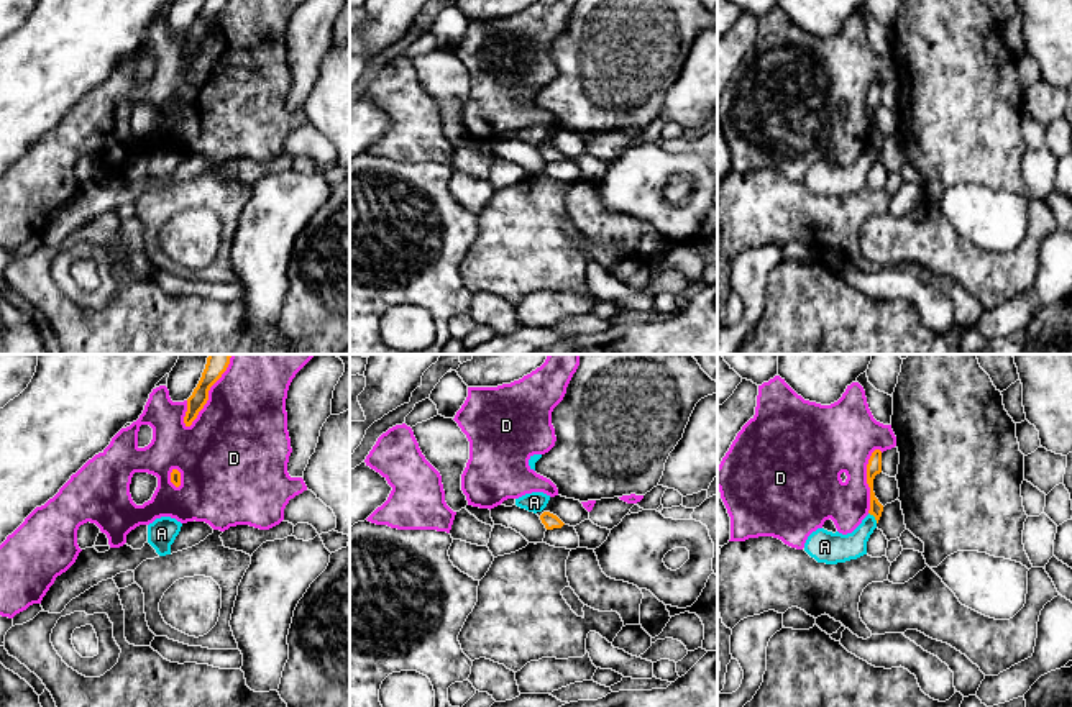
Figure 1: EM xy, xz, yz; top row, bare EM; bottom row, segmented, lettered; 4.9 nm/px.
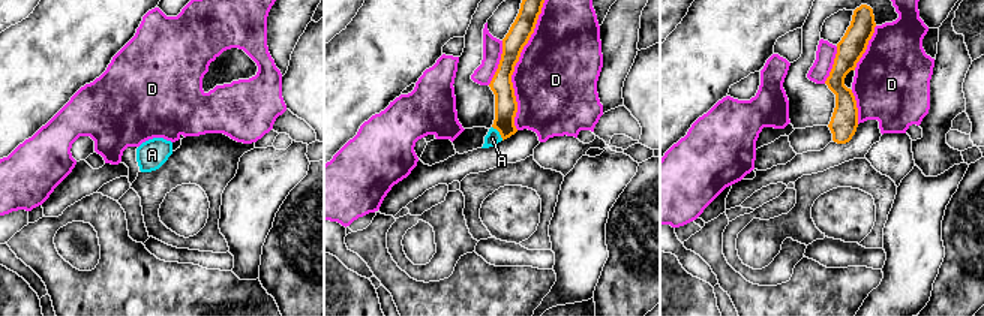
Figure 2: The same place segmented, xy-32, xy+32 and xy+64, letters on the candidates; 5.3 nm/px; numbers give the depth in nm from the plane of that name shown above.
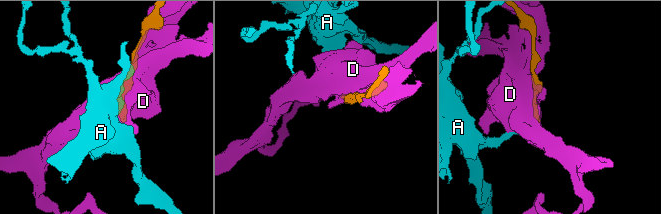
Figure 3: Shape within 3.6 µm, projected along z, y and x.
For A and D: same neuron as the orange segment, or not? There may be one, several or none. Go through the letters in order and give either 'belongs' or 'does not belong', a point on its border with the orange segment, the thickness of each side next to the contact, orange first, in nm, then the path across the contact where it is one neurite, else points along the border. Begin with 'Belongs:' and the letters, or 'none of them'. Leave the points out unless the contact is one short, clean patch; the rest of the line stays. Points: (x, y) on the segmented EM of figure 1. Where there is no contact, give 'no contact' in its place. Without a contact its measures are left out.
Belongs: none of them
A: does not belong; meets orange in yz at (874, 515); 70 nm thick on the orange side, 150 nm on the other; border along yz (869, 512), (877, 522)
D: does not belong; meets orange in xy at (207, 392); 110 nm thick on the orange side, 440 nm on the other

